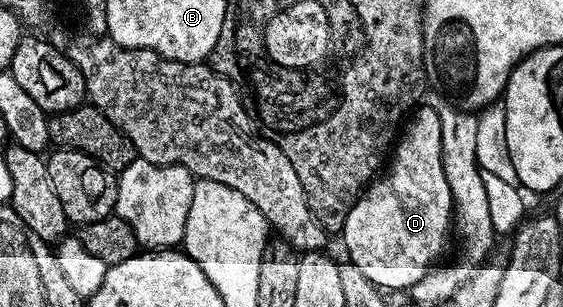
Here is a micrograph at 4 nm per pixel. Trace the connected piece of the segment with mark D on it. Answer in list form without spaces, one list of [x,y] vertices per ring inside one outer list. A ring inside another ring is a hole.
[[[420,106],[407,124],[391,153],[388,176],[373,179],[361,192],[342,233],[347,259],[381,290],[415,286],[439,261],[448,244],[448,231],[454,228],[452,195],[446,186],[446,170],[442,170],[438,114],[431,106]]]

